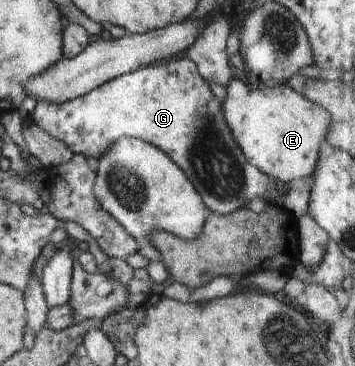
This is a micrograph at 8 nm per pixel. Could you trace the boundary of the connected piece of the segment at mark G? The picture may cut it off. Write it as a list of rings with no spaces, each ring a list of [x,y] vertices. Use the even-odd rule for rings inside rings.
[[[166,59],[154,65],[138,67],[136,71],[112,79],[78,99],[59,104],[37,101],[36,109],[31,114],[32,121],[40,129],[44,129],[48,135],[65,143],[74,154],[82,154],[86,157],[102,157],[108,151],[108,147],[120,137],[134,137],[134,139],[152,143],[160,151],[164,151],[184,171],[184,175],[188,175],[187,178],[202,197],[208,212],[230,215],[230,211],[239,210],[240,205],[246,207],[255,197],[260,197],[280,207],[284,205],[282,200],[277,199],[277,195],[280,189],[285,188],[248,163],[226,125],[221,102],[210,90],[209,84],[200,75],[196,63],[192,60]]]

